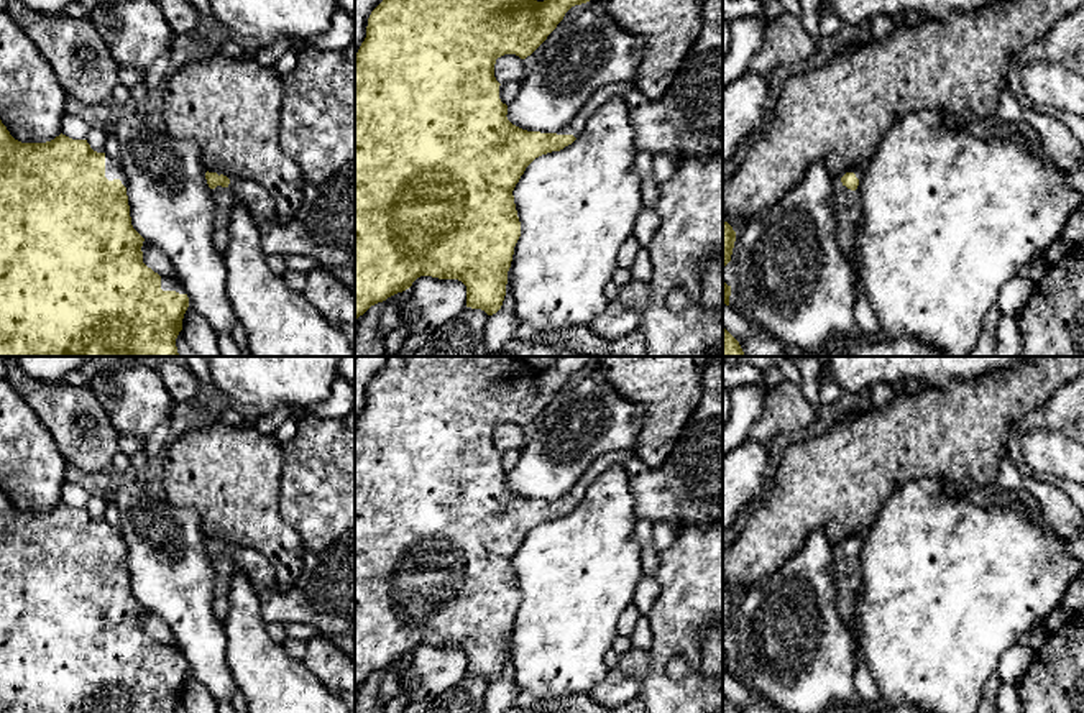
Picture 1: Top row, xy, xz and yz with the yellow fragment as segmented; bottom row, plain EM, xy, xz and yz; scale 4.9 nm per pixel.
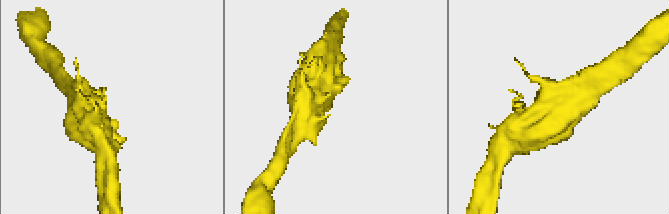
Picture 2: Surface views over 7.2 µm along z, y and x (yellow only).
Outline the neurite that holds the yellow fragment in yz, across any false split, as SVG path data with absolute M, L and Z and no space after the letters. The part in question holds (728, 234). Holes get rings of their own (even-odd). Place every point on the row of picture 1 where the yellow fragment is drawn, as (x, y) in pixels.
M723 220L723 268L731 261L733 248L736 242L736 232Z

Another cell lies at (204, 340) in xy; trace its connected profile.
M192 307L184 314L182 335L197 356L220 356L218 334Z

